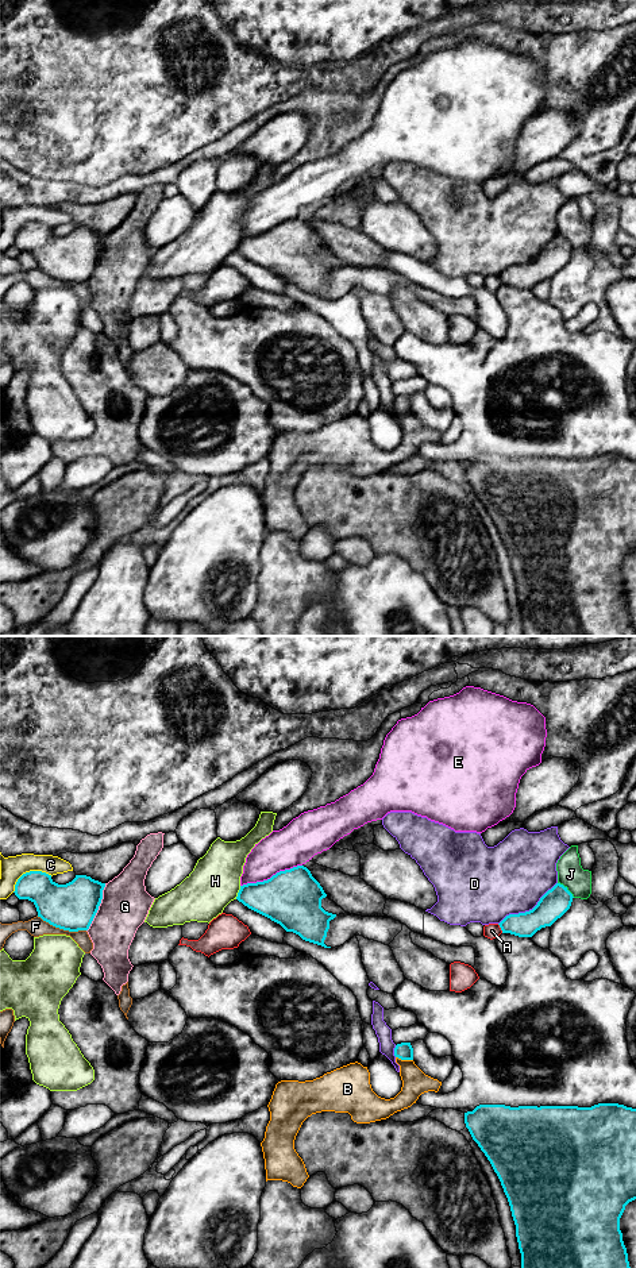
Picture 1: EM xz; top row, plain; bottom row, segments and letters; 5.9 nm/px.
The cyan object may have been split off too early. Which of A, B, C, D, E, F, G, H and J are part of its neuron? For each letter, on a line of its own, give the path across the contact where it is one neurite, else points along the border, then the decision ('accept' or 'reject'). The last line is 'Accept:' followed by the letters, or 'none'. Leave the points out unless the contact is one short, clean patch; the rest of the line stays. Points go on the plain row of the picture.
A: reject
B: across xz (404, 403), (404, 411), (415, 434) | accept
C: reject
D: reject
E: along xz (301, 216), (277, 223), (266, 231), (247, 234), (241, 238) | reject
F: along xz (37, 268), (64, 281), (85, 282) | reject
G: reject
H: reject
J: along xz (558, 234), (574, 249) | reject
Accept: B

